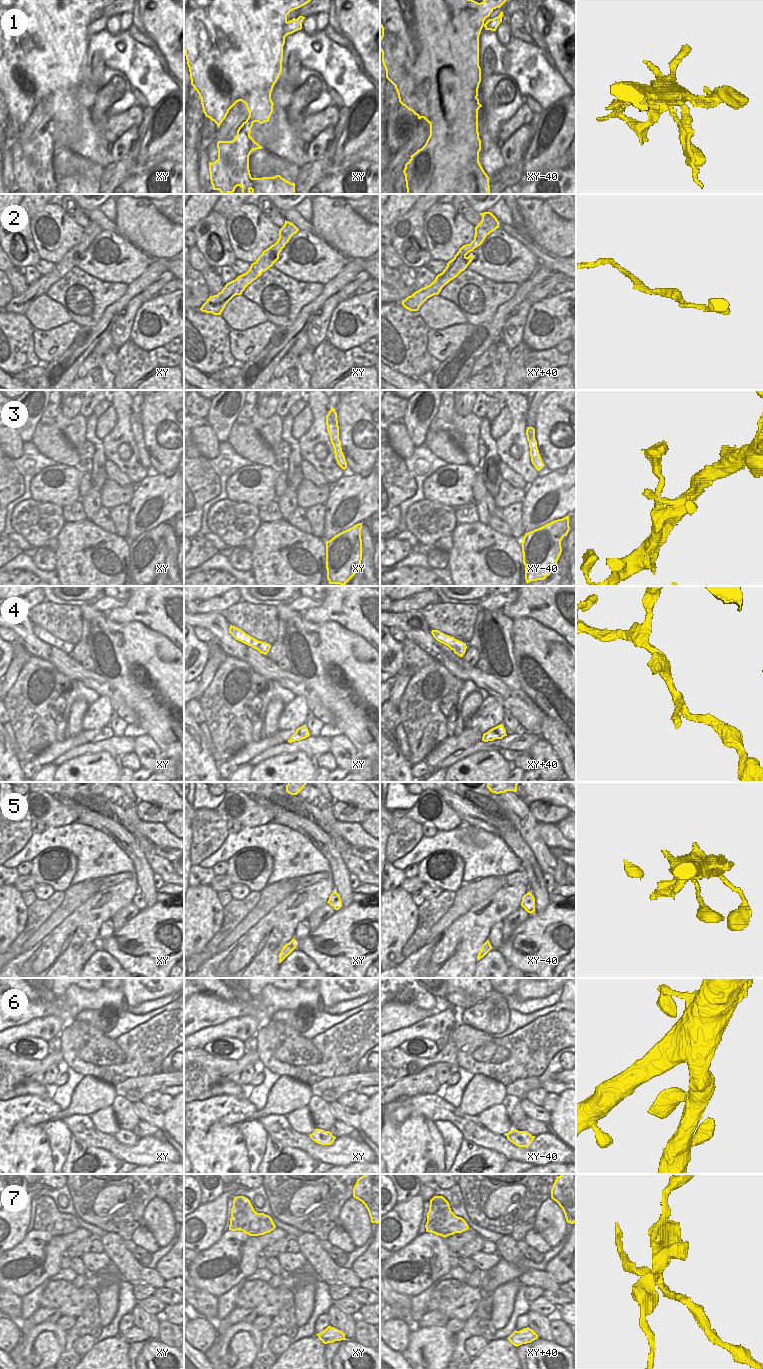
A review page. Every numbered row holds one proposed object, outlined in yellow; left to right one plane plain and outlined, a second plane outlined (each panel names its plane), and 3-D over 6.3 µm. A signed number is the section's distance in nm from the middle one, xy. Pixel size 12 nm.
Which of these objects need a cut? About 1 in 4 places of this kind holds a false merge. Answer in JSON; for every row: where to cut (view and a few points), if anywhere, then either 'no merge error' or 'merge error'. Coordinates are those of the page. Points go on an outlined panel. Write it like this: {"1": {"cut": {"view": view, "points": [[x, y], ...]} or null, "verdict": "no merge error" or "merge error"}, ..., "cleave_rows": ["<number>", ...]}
{"1": {"cut": null, "verdict": "no merge error"}, "2": {"cut": null, "verdict": "no merge error"}, "3": {"cut": null, "verdict": "no merge error"}, "4": {"cut": null, "verdict": "no merge error"}, "5": {"cut": null, "verdict": "no merge error"}, "6": {"cut": null, "verdict": "no merge error"}, "7": {"cut": {"view": "xy", "points": [[233, 1200], [239, 1206], [237, 1226], [243, 1231]]}, "verdict": "merge error"}, "cleave_rows": ["7"]}

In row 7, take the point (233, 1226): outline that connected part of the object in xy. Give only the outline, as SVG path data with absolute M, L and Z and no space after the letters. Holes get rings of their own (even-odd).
M233 1200L233 1207L231 1209L231 1218L230 1218L230 1225L229 1225L229 1230L231 1230L231 1231L236 1231L239 1229L239 1227L237 1225L239 1209L240 1209L239 1203L236 1203Z

